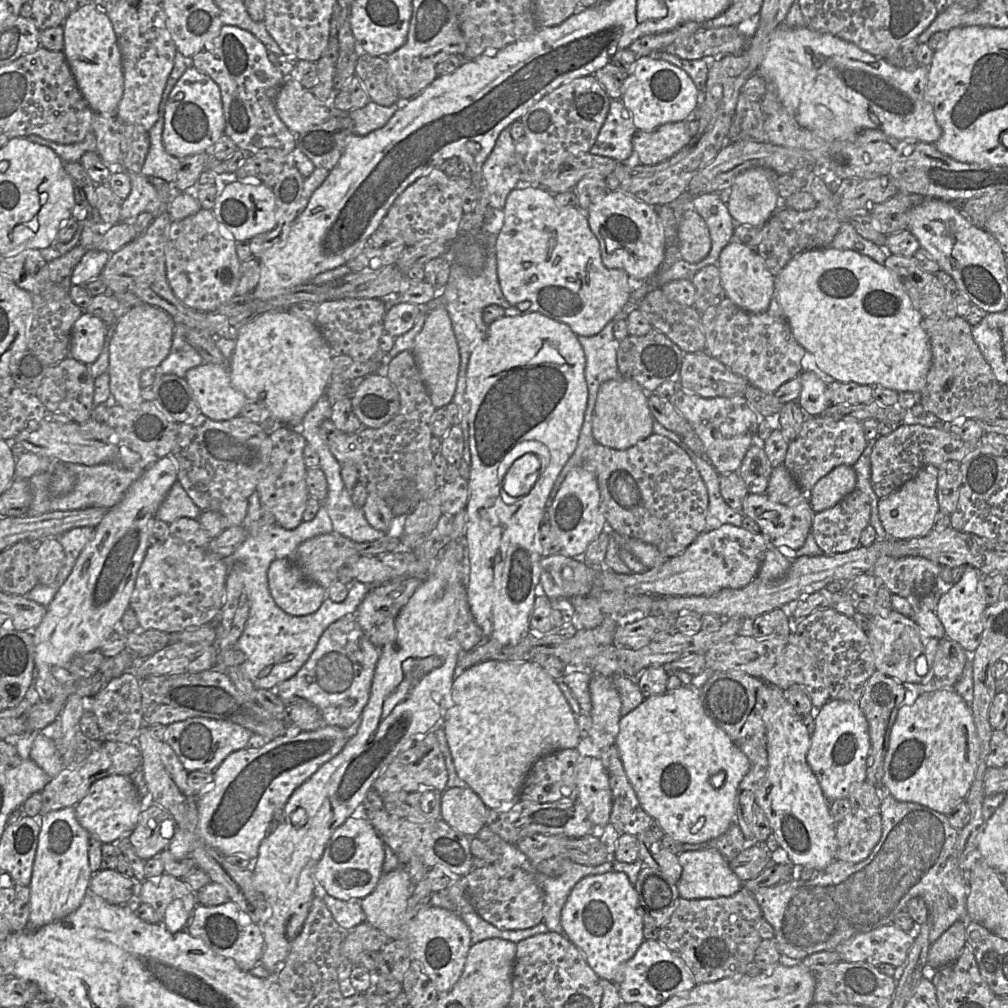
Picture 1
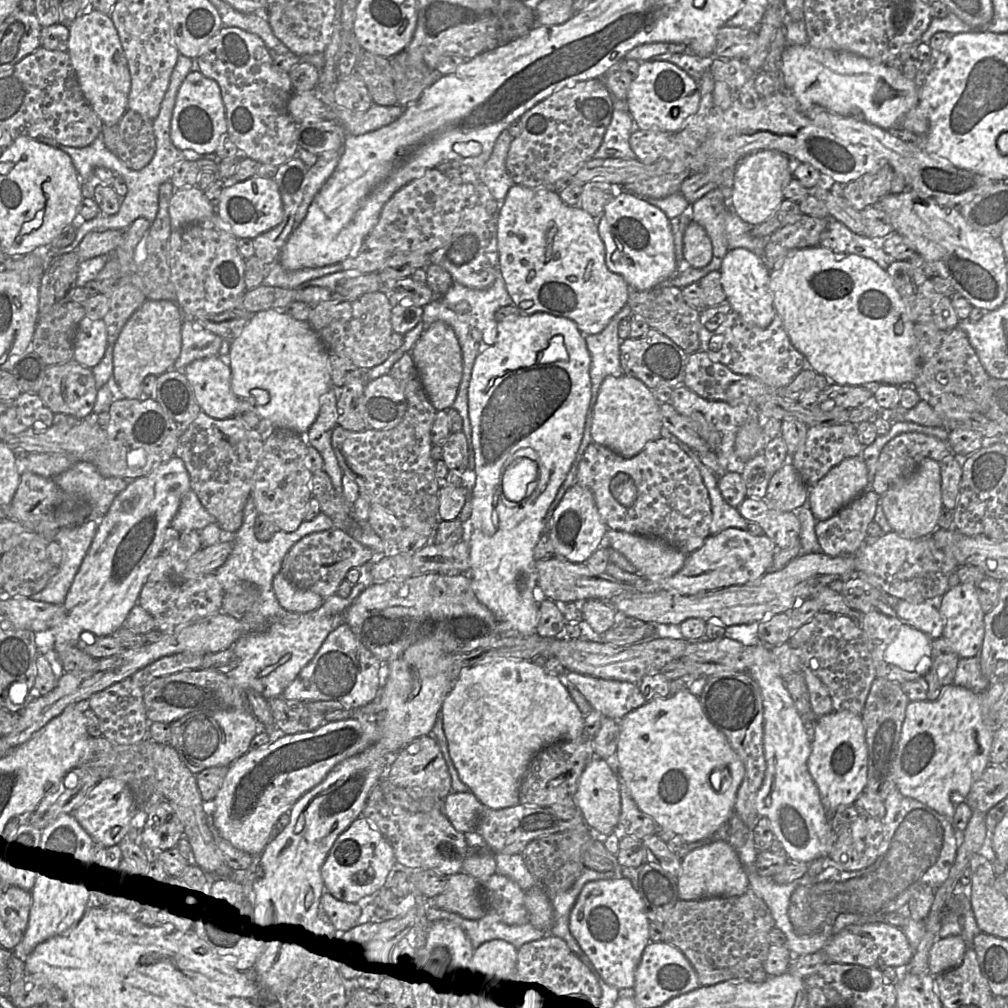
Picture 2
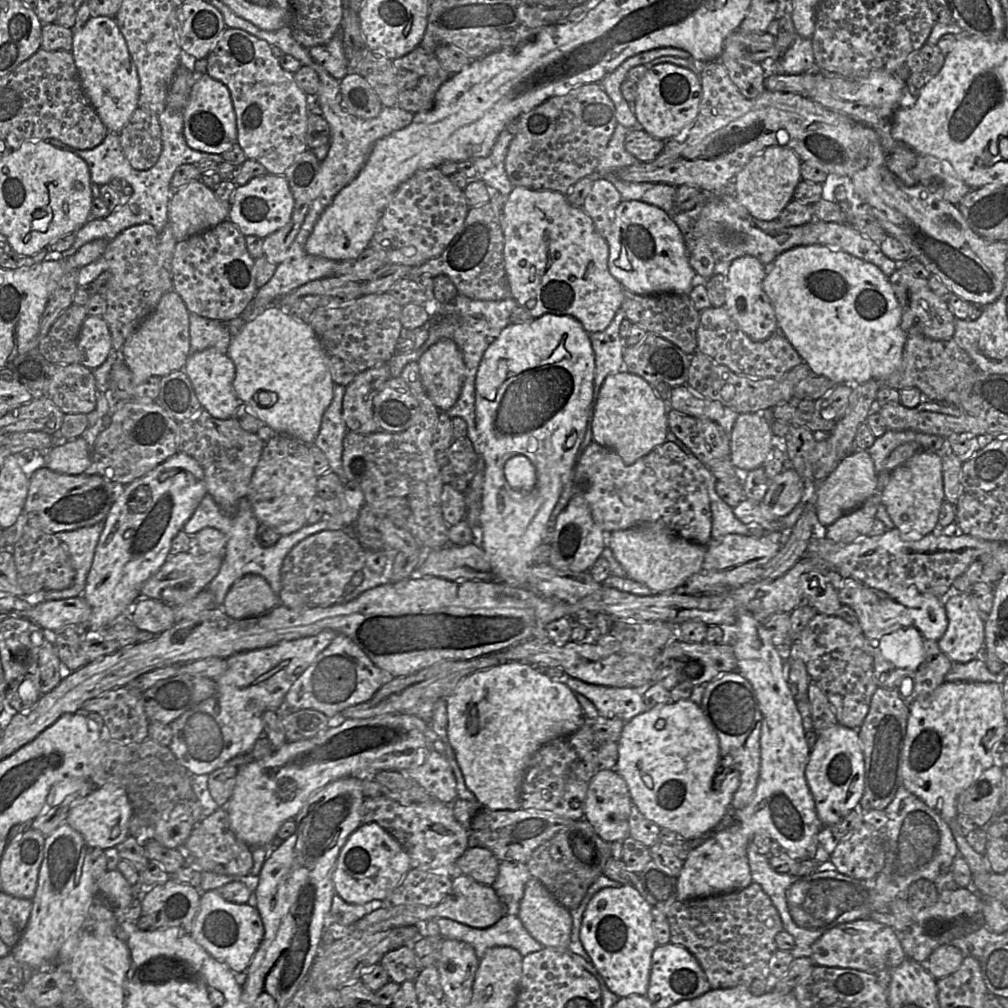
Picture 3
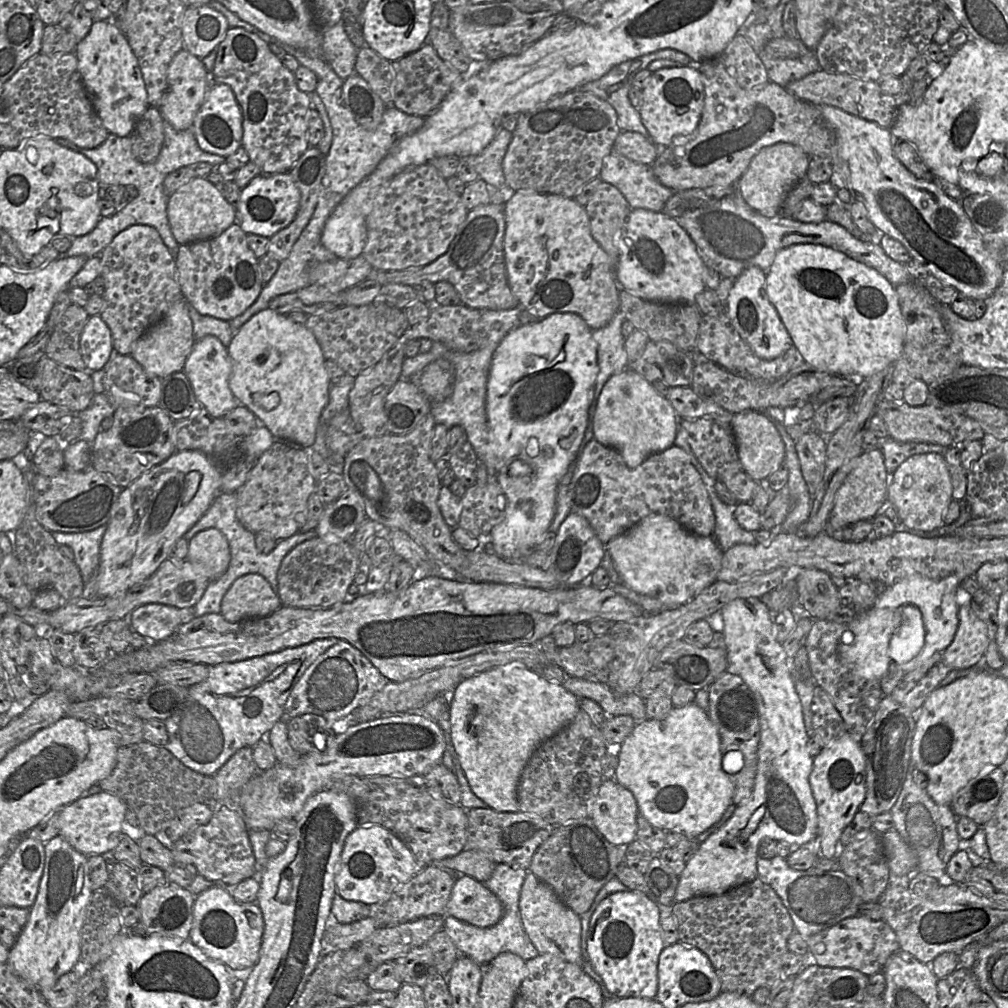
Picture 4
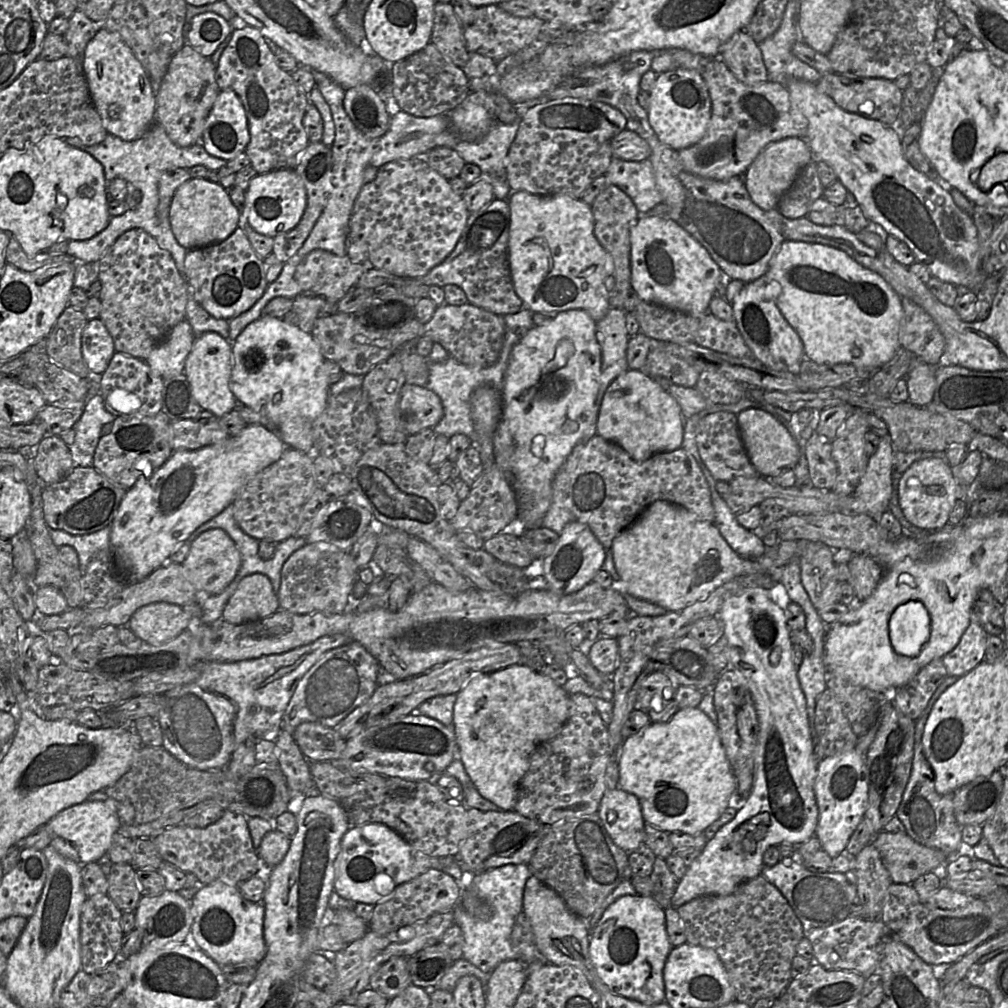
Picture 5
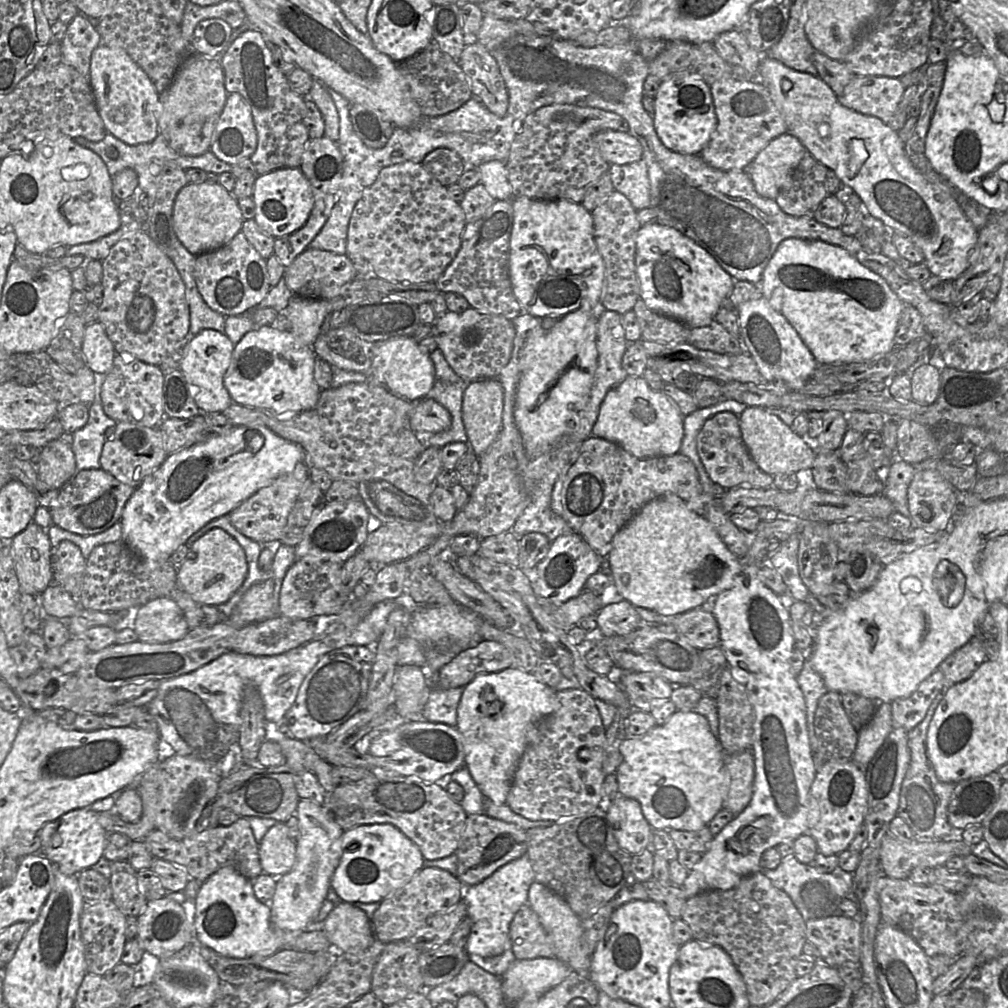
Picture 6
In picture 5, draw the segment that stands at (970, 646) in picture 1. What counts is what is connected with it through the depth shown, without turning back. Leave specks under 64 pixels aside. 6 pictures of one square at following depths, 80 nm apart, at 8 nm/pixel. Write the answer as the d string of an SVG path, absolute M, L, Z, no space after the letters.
M971 620L957 646L941 658L948 675L962 677L981 664L985 660L987 637L983 627Z

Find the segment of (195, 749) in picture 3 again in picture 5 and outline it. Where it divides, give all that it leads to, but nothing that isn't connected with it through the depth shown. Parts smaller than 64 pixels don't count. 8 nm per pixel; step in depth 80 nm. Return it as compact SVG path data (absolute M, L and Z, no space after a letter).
M334 634L323 636L310 644L282 654L272 654L238 662L202 663L202 672L196 681L164 693L166 704L157 717L163 735L162 748L185 765L197 770L209 771L225 768L233 752L248 737L262 739L266 731L280 726L297 684L320 657L331 649L351 642L353 640L348 635Z

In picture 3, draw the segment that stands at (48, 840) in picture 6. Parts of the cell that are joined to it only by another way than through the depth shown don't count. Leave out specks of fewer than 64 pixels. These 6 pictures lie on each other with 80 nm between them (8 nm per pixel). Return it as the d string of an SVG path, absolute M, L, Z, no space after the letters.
M107 783L94 787L84 798L77 801L69 810L66 823L80 833L86 846L102 850L116 847L129 836L129 822L134 815L125 788Z

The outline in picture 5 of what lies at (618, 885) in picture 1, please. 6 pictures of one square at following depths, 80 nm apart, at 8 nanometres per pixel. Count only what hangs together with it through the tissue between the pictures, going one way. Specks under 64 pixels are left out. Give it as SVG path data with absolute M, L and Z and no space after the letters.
M624 895L611 903L590 933L589 955L599 978L611 992L646 1005L665 1002L663 970L672 950L665 920L665 909L655 900L642 895Z

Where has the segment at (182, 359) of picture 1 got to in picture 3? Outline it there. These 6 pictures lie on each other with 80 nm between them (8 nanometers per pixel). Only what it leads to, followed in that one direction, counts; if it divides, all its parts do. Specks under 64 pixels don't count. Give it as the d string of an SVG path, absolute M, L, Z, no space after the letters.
M189 312L191 353L207 348L216 348L227 354L232 336L225 322Z

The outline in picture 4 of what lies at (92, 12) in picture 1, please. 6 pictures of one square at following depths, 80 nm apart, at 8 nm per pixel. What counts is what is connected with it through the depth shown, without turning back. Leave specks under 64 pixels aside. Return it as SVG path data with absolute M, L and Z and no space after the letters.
M112 20L94 21L90 32L77 43L74 53L88 96L103 125L111 134L121 137L129 136L150 105L138 60L127 38Z

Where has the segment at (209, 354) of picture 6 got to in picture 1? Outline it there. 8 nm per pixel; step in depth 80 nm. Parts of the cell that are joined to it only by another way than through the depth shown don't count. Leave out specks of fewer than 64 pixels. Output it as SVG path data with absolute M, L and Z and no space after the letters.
M203 362L189 369L184 377L200 413L215 421L238 417L248 400L230 380L229 368Z

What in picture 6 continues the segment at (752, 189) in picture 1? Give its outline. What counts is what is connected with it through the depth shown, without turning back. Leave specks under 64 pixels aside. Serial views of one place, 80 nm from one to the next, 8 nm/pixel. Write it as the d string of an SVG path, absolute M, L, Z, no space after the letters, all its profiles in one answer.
M785 133L770 141L743 170L750 175L754 188L760 196L776 199L805 154L806 148L801 141L797 137Z

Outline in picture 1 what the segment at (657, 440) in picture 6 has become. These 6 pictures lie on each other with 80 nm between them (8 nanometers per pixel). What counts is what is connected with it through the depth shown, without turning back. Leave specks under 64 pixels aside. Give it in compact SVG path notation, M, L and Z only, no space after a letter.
M628 379L605 381L599 388L593 412L592 435L597 444L625 450L653 434L653 416L648 395L640 385Z

